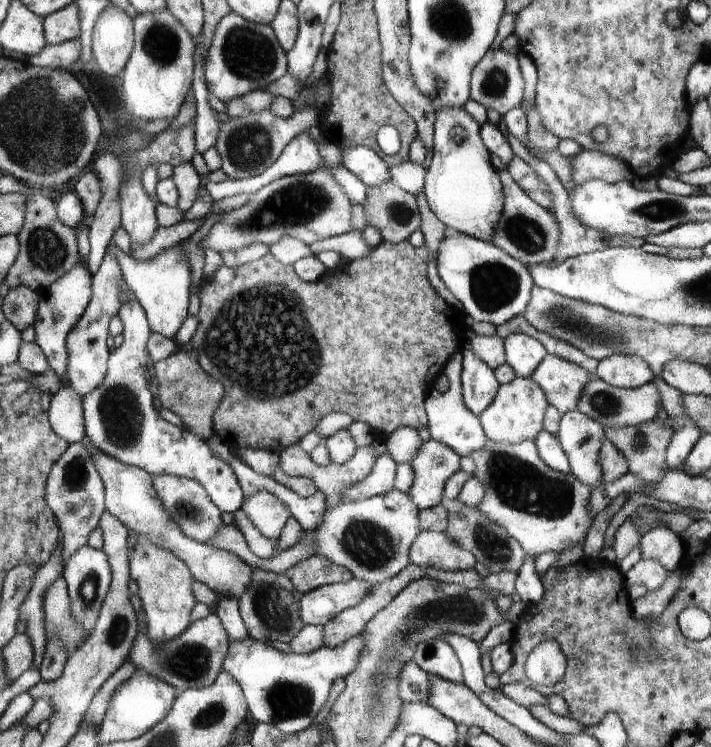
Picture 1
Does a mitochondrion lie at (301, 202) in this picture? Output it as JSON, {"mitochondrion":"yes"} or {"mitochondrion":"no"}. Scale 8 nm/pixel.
{"mitochondrion":"yes"}

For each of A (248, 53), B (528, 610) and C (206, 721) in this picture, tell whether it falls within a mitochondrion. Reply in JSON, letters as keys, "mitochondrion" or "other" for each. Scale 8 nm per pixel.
{"A":"mitochondrion","B":"other","C":"mitochondrion"}

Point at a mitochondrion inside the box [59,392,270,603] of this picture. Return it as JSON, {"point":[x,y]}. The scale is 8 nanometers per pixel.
{"point":[77,475]}

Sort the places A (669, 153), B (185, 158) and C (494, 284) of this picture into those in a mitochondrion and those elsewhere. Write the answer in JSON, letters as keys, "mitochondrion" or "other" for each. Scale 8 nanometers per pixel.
{"A":"other","B":"other","C":"mitochondrion"}

